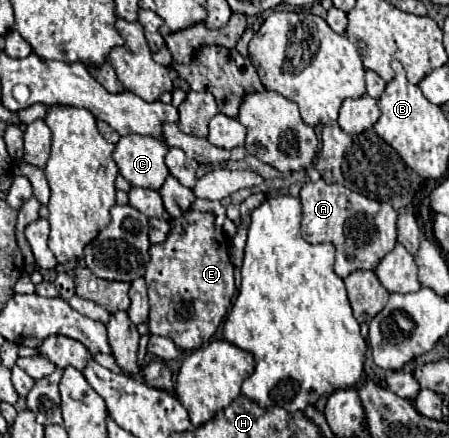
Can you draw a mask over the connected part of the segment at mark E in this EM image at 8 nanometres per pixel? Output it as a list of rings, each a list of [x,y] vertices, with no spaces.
[[[190,211],[182,215],[182,219],[172,221],[172,231],[164,243],[150,247],[150,263],[144,275],[148,283],[148,299],[150,299],[150,317],[148,329],[152,335],[162,335],[174,341],[174,345],[182,351],[192,351],[210,341],[216,333],[220,321],[226,315],[230,299],[236,291],[234,287],[234,267],[228,257],[228,239],[216,237],[216,225],[212,213]]]

